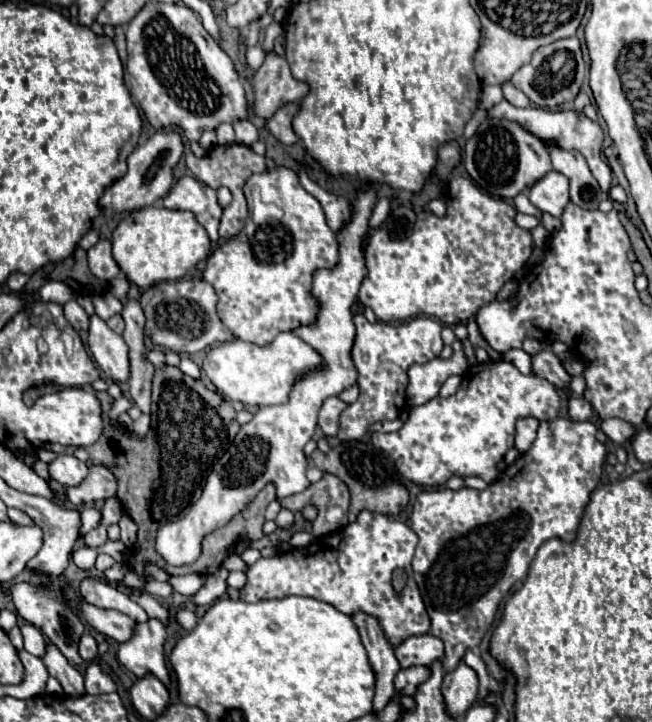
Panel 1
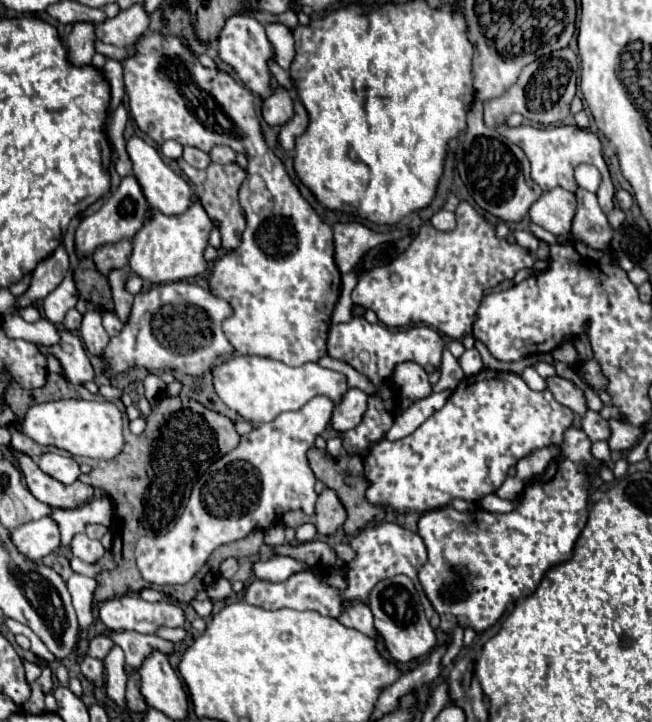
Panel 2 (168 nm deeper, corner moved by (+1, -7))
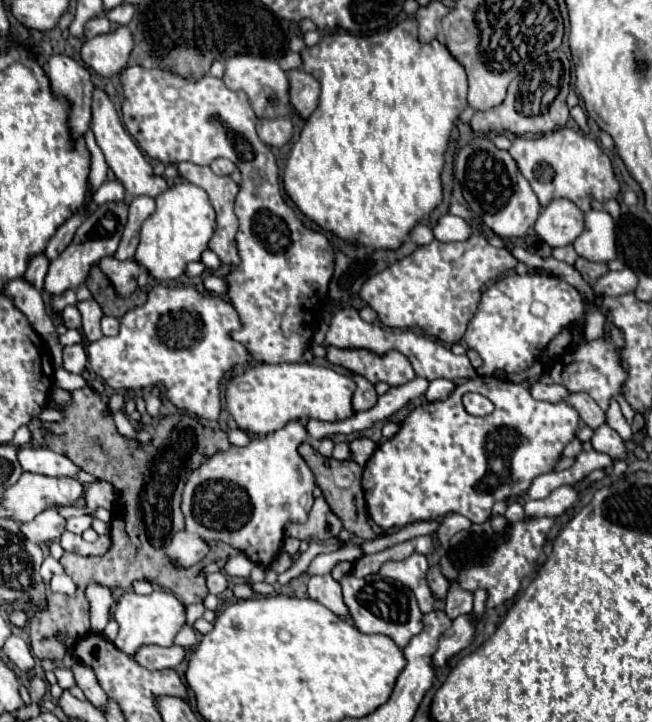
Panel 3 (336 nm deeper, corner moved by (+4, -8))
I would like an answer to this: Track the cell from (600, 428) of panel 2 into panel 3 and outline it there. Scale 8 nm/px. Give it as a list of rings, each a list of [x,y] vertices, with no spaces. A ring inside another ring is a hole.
[[[605,423],[593,431],[591,445],[595,451],[609,453],[613,459],[623,459],[625,455],[625,445],[621,443],[621,437]]]

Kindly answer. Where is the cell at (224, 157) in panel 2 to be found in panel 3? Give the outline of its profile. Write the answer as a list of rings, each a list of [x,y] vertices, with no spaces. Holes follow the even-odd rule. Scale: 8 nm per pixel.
[[[215,159],[215,161],[211,163],[211,169],[213,169],[217,175],[229,175],[229,173],[235,169],[235,165],[233,165],[229,159]]]

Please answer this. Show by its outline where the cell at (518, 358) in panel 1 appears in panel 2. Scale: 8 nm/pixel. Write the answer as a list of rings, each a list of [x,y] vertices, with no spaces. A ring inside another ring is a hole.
[[[526,368],[526,370],[522,372],[522,380],[528,384],[528,388],[532,388],[532,390],[536,390],[536,392],[542,392],[542,390],[548,388],[546,380],[544,380],[534,368]]]

